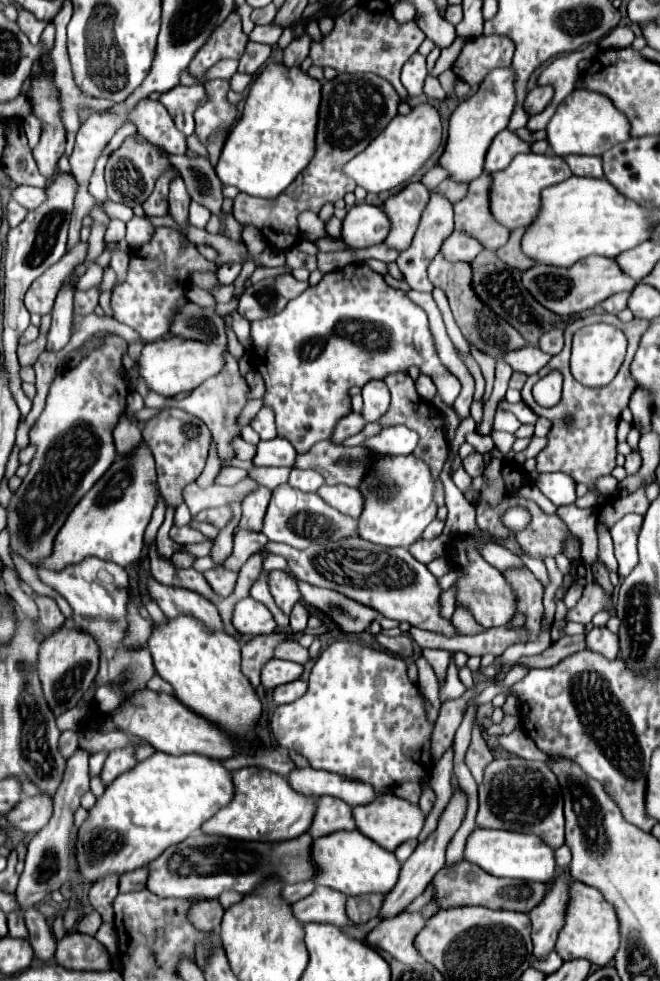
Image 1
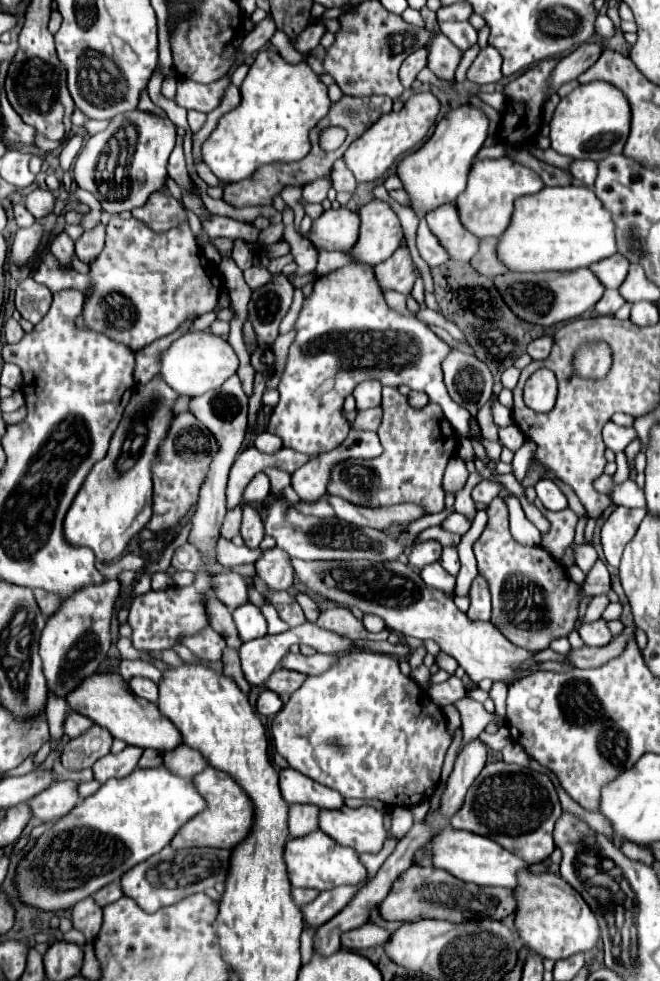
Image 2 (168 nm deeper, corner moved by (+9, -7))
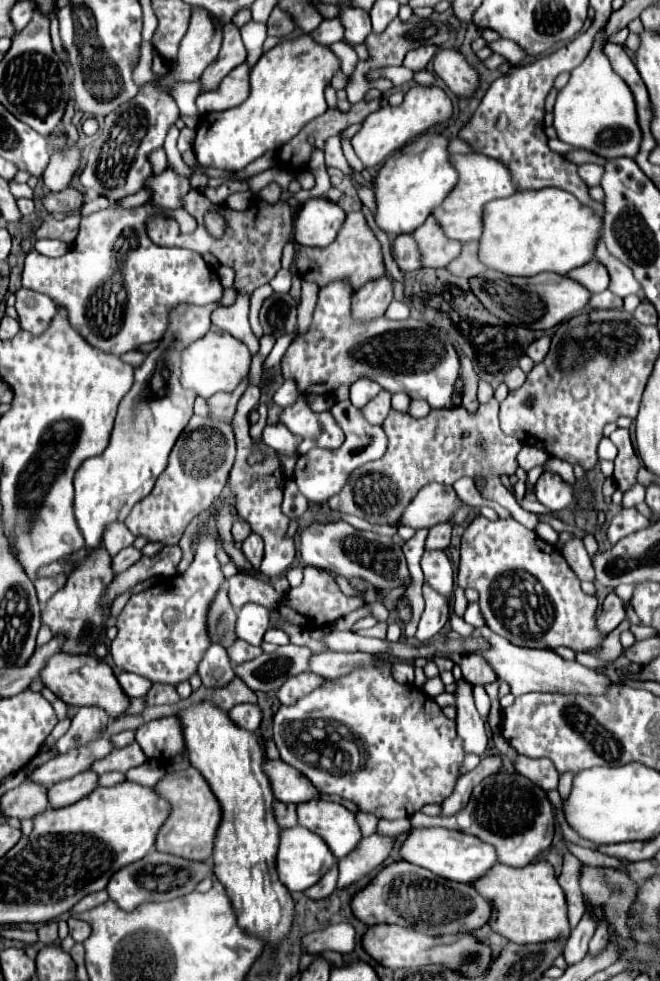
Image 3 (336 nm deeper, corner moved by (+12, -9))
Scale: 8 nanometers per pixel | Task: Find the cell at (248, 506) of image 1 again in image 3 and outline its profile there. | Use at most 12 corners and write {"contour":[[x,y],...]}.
{"contour":[[250,533],[242,543],[242,551],[258,569],[264,545],[262,537]]}

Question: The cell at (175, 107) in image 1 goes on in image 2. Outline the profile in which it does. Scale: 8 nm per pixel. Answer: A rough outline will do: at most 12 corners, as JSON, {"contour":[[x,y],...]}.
{"contour":[[231,75],[209,85],[179,79],[175,101],[209,113],[219,107]]}

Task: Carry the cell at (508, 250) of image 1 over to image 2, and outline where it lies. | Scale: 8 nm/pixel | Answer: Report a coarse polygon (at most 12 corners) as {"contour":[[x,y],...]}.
{"contour":[[481,239],[471,267],[487,277],[507,271],[495,255],[497,239]]}

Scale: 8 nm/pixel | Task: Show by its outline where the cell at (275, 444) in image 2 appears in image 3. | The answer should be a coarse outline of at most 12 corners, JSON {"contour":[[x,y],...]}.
{"contour":[[268,425],[262,441],[279,453],[298,456],[298,437],[284,425]]}

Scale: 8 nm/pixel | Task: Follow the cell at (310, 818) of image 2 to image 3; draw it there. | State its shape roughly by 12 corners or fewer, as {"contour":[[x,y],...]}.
{"contour":[[274,803],[276,821],[282,829],[296,827],[296,805]]}

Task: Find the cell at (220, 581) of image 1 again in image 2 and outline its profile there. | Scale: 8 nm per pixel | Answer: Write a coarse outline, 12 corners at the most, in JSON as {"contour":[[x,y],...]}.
{"contour":[[239,573],[215,577],[219,601],[231,611],[249,601],[247,579]]}

